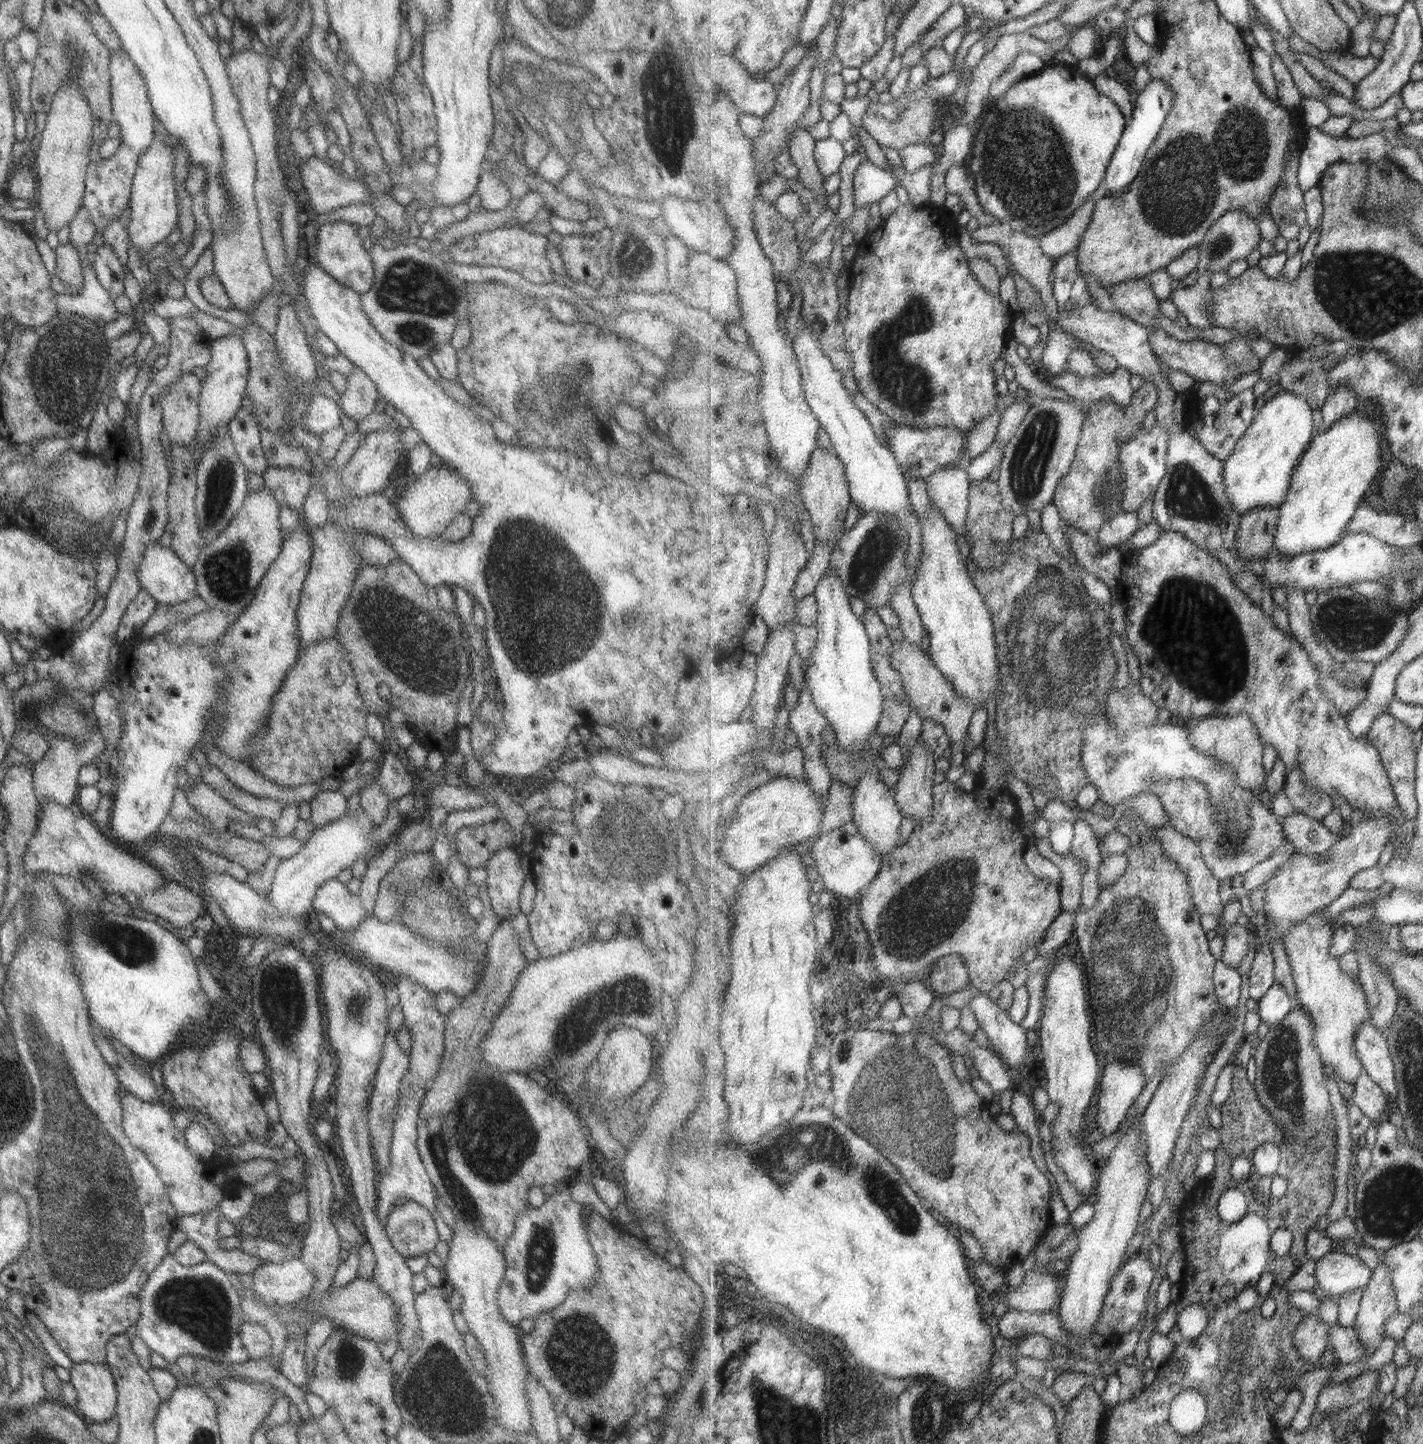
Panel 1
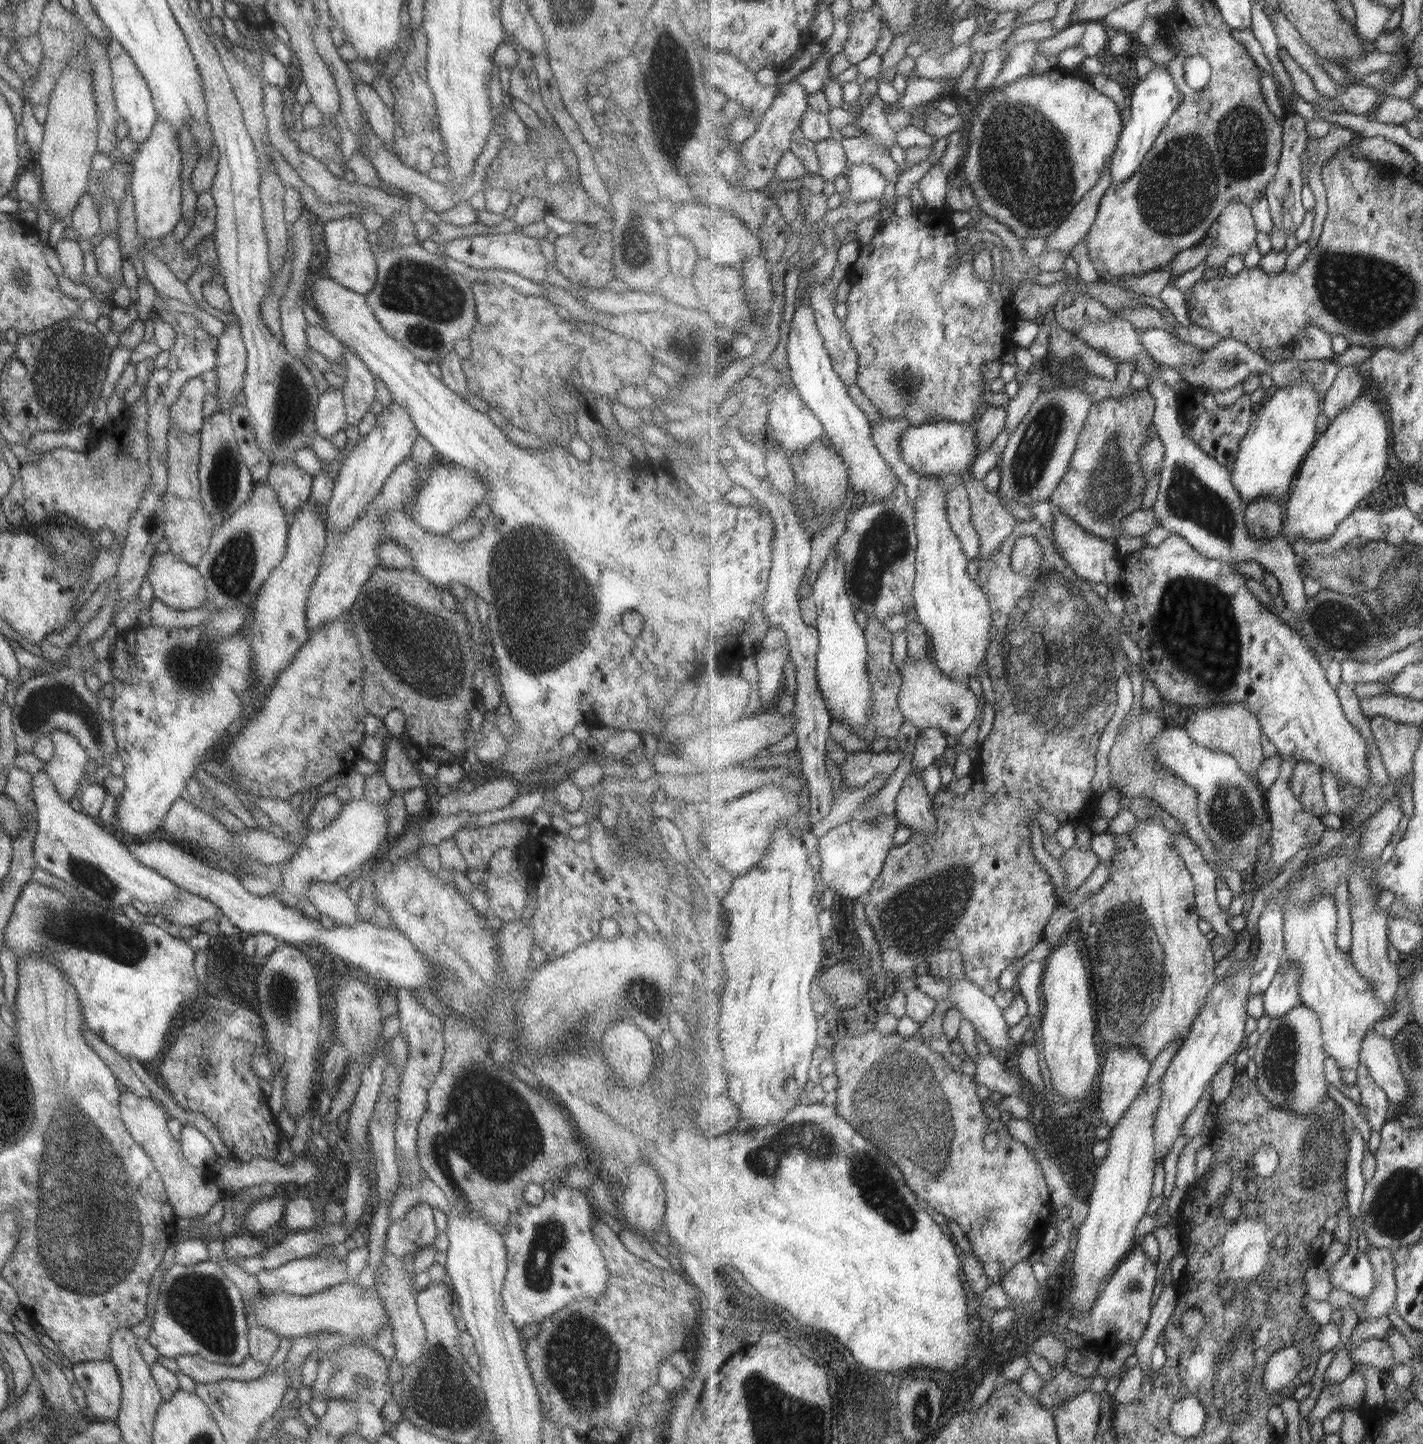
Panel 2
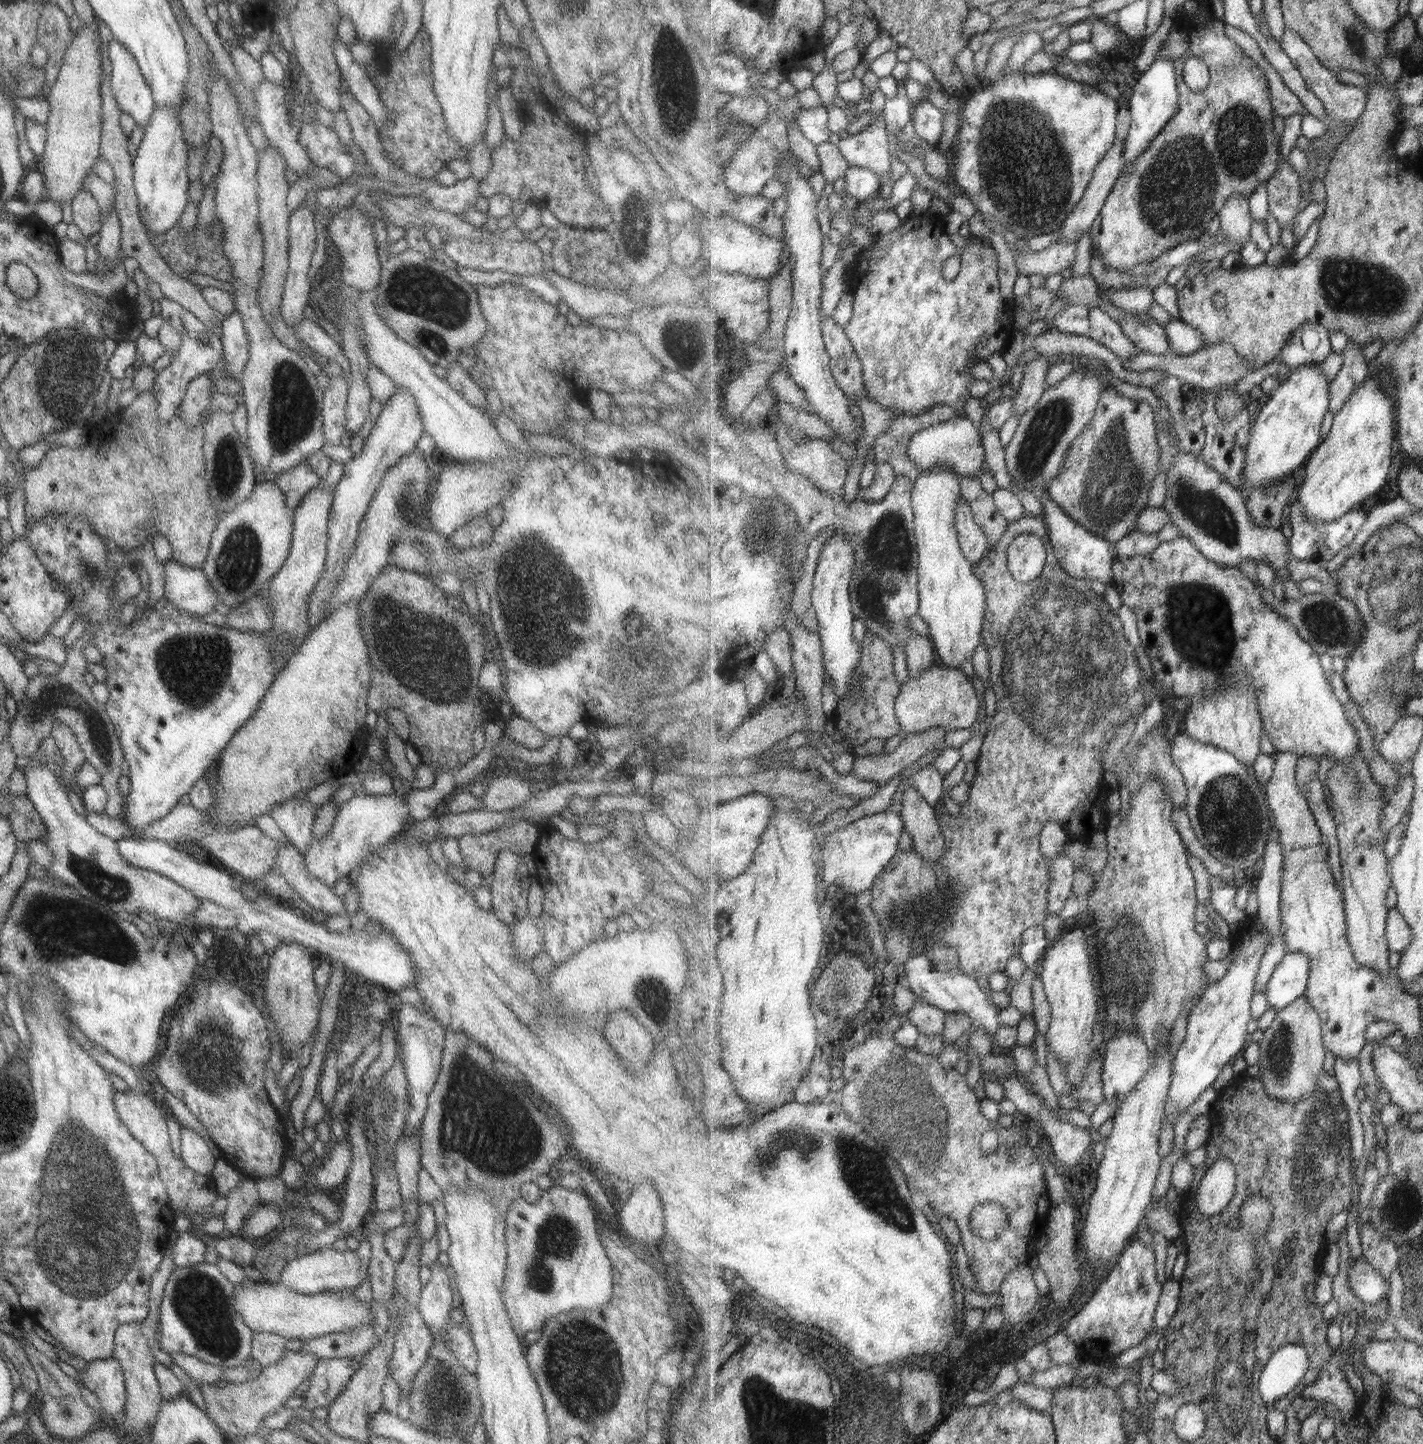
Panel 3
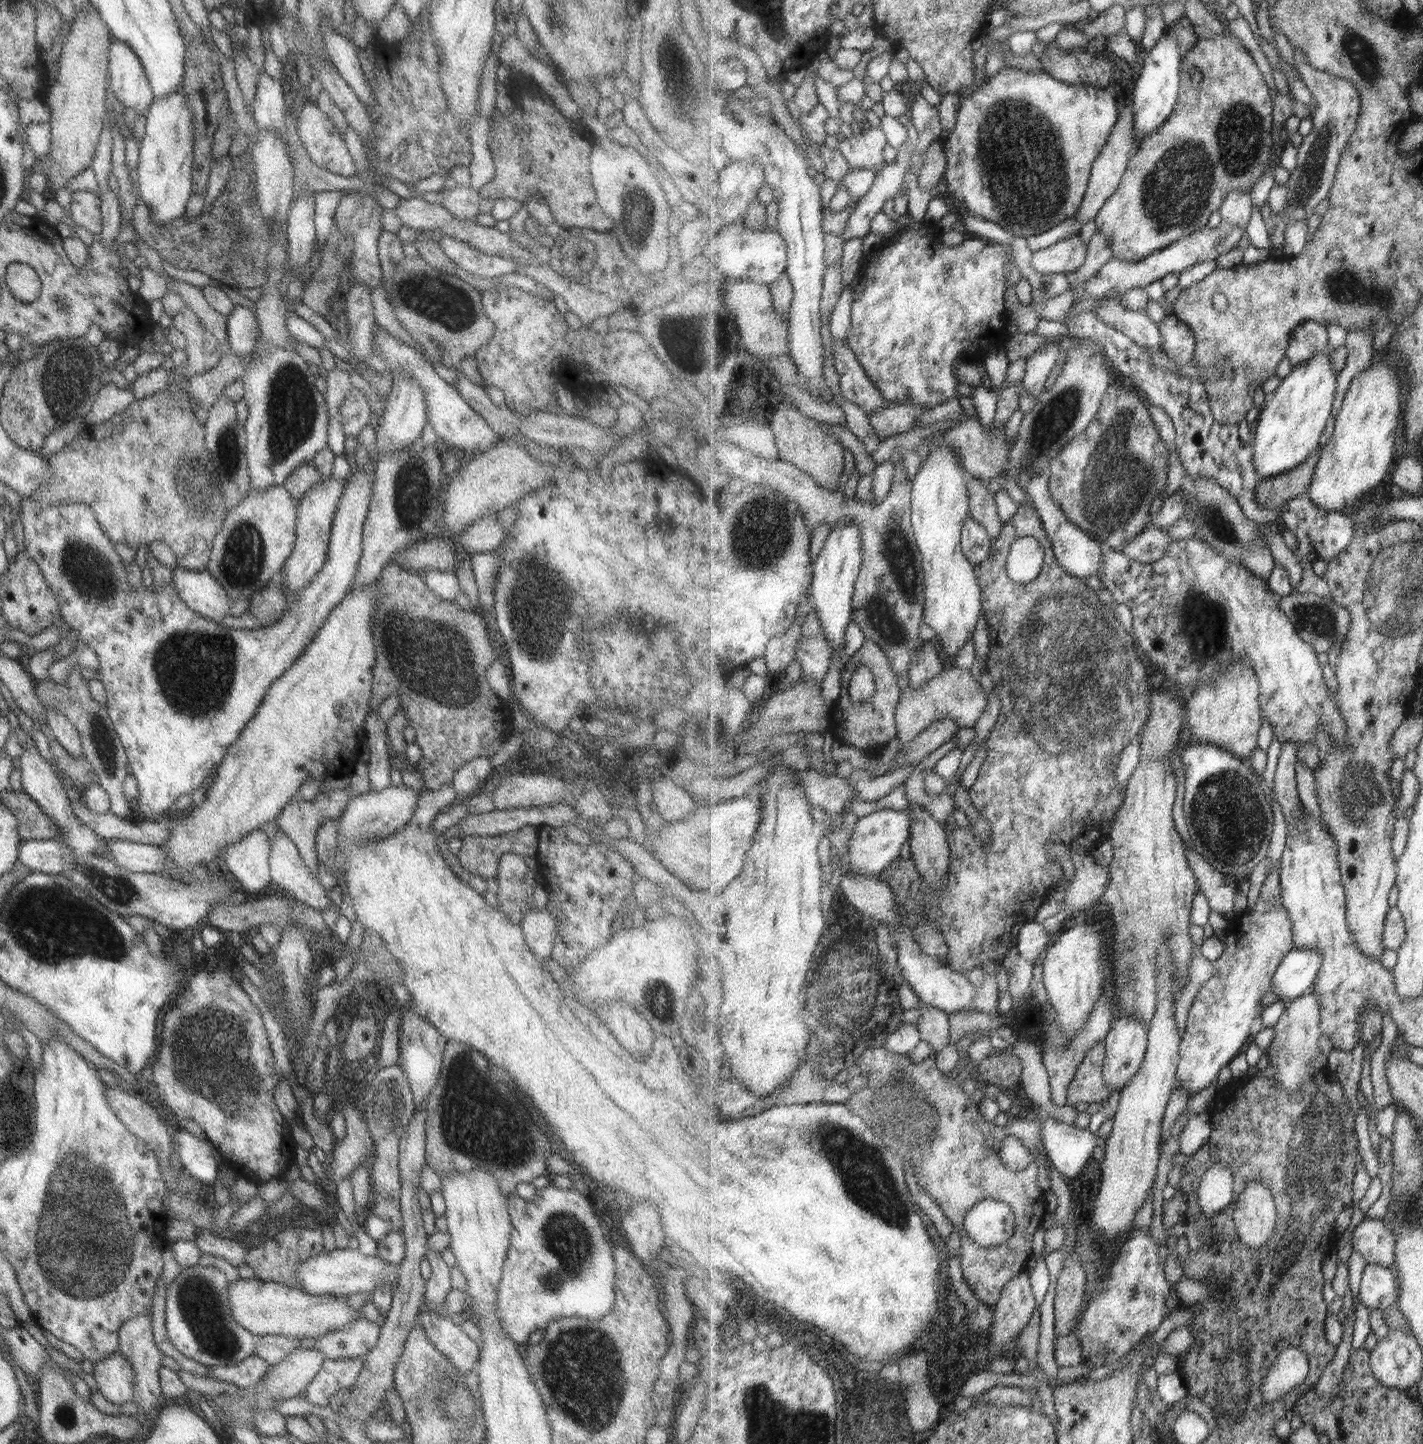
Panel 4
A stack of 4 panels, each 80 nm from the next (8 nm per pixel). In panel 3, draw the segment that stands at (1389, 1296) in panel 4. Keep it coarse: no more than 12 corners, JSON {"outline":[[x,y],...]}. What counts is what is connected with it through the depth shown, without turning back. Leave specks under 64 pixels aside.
{"outline":[[1364,1256],[1349,1267],[1363,1303],[1383,1304],[1389,1282]]}

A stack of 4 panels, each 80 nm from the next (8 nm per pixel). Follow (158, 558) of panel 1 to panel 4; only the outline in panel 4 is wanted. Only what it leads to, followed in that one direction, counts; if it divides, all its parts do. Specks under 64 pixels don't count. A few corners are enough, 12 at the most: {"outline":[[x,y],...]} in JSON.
{"outline":[[175,567],[169,583],[187,608],[214,623],[232,602],[207,570]]}

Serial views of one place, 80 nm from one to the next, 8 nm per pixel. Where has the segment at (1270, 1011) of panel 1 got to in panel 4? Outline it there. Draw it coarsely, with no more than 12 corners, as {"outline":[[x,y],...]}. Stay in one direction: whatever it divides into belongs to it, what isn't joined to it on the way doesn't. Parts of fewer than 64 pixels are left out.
{"outline":[[1294,949],[1274,976],[1277,1001],[1311,994],[1324,956]]}

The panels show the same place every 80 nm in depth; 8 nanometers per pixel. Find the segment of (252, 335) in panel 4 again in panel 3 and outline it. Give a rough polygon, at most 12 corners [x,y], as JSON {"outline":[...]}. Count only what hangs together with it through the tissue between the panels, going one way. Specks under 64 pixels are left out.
{"outline":[[239,314],[221,317],[222,377],[237,382],[247,361]]}

